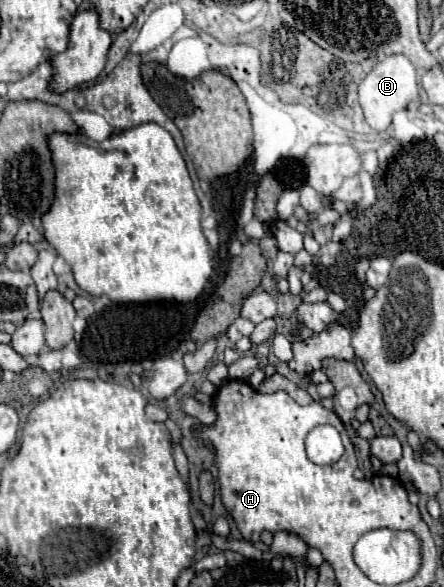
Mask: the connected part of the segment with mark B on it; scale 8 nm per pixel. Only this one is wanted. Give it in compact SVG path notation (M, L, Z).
M389 55L383 61L379 61L359 85L359 103L363 107L367 123L375 131L385 131L391 125L391 119L397 111L405 109L411 101L419 101L419 99L421 99L421 91L417 81L417 69L403 55Z

